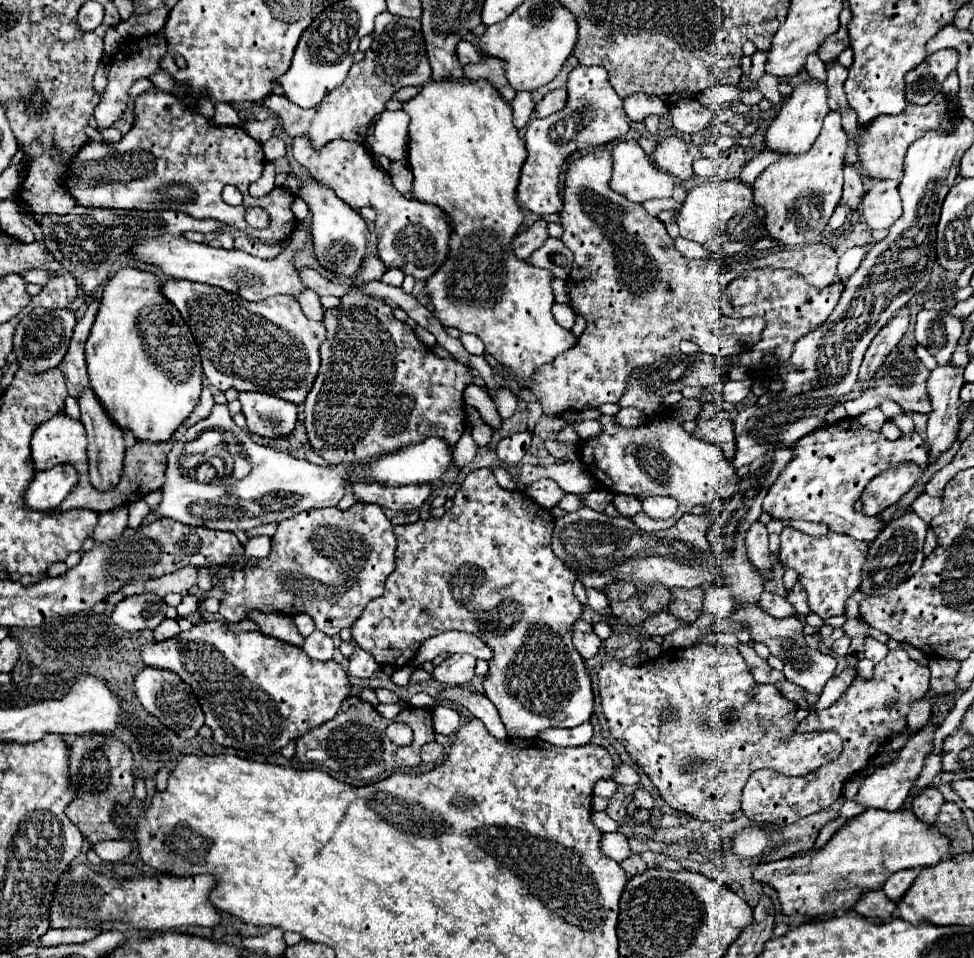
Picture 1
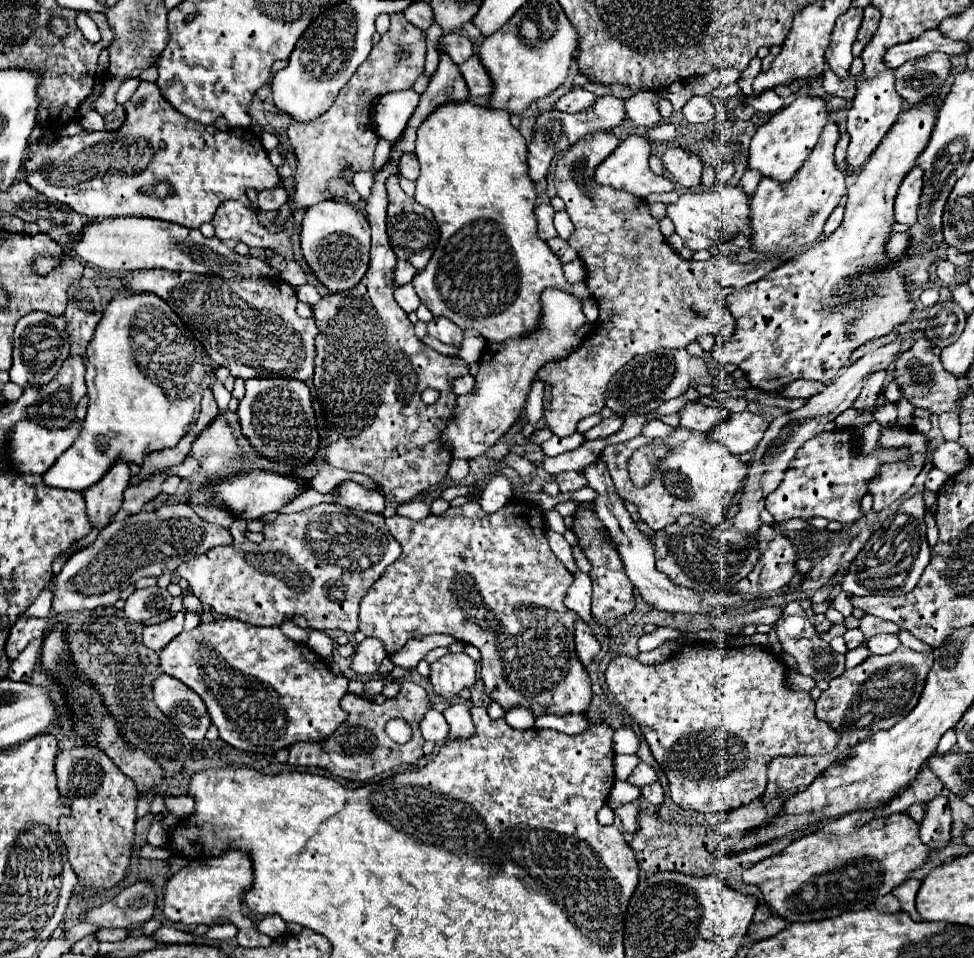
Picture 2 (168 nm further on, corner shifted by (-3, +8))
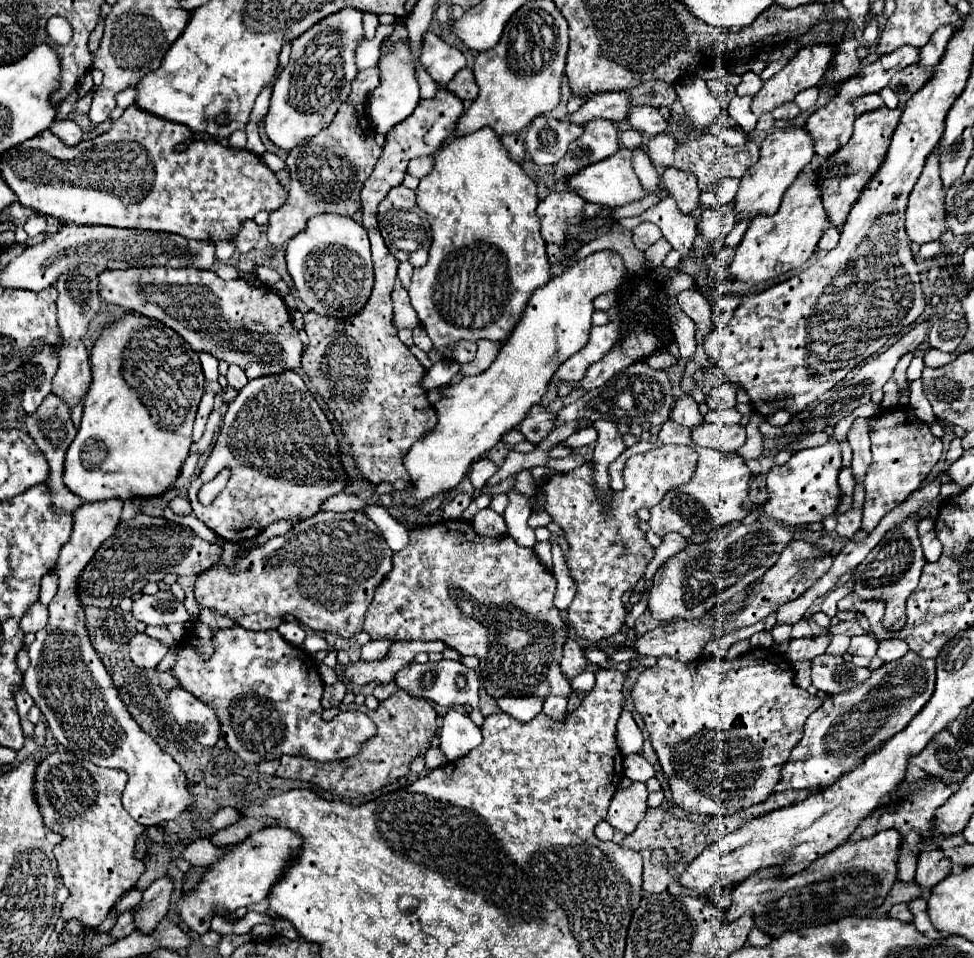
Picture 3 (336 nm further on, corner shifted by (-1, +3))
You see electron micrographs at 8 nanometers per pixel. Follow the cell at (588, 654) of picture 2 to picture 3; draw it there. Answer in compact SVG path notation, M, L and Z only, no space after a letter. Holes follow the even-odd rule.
M568 639L568 641L564 643L564 653L562 653L562 661L560 661L562 673L564 673L568 679L572 679L572 677L576 677L578 673L584 671L584 665L586 665L586 663L588 663L588 661L586 661L582 649L578 647L578 643L576 643L574 639Z

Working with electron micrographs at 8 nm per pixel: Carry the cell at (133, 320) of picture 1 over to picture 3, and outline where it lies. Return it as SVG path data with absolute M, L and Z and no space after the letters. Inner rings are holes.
M124 315L106 327L90 353L92 385L84 399L78 435L66 453L66 487L94 503L106 499L154 499L172 489L192 445L192 423L204 393L196 351L170 327L142 315Z

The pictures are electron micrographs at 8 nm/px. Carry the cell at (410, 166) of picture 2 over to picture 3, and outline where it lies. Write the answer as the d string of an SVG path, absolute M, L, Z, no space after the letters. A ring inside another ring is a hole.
M428 155L428 157L416 157L408 165L408 173L418 177L418 179L422 179L424 175L428 175L432 171L432 167L434 167L434 157L432 155Z

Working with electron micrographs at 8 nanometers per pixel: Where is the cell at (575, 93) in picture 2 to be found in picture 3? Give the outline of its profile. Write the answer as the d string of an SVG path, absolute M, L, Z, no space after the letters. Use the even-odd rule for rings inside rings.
M614 91L614 93L596 93L586 103L570 115L570 121L576 125L584 125L592 119L612 119L624 121L632 111L628 91Z

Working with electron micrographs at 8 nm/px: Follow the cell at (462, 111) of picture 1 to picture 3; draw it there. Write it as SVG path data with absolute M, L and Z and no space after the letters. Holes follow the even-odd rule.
M486 127L466 137L454 137L438 149L434 159L434 171L422 177L418 185L418 207L428 215L432 247L428 263L414 269L408 293L434 349L450 359L452 349L462 339L502 341L502 337L508 337L522 317L530 295L548 283L552 273L546 259L546 243L540 235L540 219L536 215L536 185L518 163L510 161L508 151L494 131Z

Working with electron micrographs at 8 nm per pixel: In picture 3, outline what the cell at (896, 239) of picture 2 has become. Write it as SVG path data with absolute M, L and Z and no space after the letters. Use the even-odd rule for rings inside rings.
M932 241L932 243L922 245L918 255L920 255L922 259L932 259L932 257L936 257L940 251L942 251L942 241Z

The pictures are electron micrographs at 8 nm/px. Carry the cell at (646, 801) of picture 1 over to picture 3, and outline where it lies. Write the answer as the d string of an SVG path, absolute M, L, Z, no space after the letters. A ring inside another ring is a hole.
M632 753L624 757L624 775L630 781L648 781L654 777L654 767L640 753Z

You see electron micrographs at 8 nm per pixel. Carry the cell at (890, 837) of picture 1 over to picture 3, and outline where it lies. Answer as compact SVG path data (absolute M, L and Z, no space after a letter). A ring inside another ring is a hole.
M880 831L868 839L858 839L854 843L846 841L790 879L754 875L754 879L746 879L746 883L734 887L732 905L726 911L724 921L732 923L750 909L760 931L770 937L780 937L788 931L800 931L844 917L870 917L874 915L874 909L884 903L884 897L896 881L898 845L898 831Z

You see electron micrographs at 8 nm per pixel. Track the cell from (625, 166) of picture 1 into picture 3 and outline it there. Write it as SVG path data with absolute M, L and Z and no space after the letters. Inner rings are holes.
M626 147L618 149L614 157L608 157L604 161L598 161L598 163L592 163L590 167L580 169L572 177L568 177L566 183L584 201L606 205L606 207L620 207L620 205L626 205L626 203L632 203L644 197L644 189L632 169L632 151Z

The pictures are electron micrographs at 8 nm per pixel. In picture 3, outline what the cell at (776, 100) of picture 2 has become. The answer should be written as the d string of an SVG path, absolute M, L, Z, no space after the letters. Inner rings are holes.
M736 95L734 99L730 101L729 107L727 109L730 117L738 123L739 127L745 133L749 133L752 129L756 129L756 115L751 111L753 96L738 96Z

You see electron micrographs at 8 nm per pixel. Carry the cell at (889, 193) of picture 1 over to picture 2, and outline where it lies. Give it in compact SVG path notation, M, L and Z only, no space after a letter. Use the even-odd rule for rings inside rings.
M914 166L900 182L894 202L894 218L900 224L912 226L912 222L916 222L916 206L920 202L920 178L920 168Z

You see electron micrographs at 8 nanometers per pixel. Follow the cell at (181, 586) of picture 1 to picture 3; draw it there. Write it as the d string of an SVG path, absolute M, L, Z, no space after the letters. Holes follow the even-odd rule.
M322 511L314 515L314 519L302 521L302 527L294 525L288 533L270 539L266 545L248 551L244 557L238 557L234 569L210 567L210 571L198 573L196 601L224 617L234 619L238 625L248 627L250 631L276 629L282 623L282 615L290 613L296 617L296 621L308 625L312 631L350 639L362 631L364 613L372 603L374 591L390 571L392 551L382 539L378 527L362 511Z

